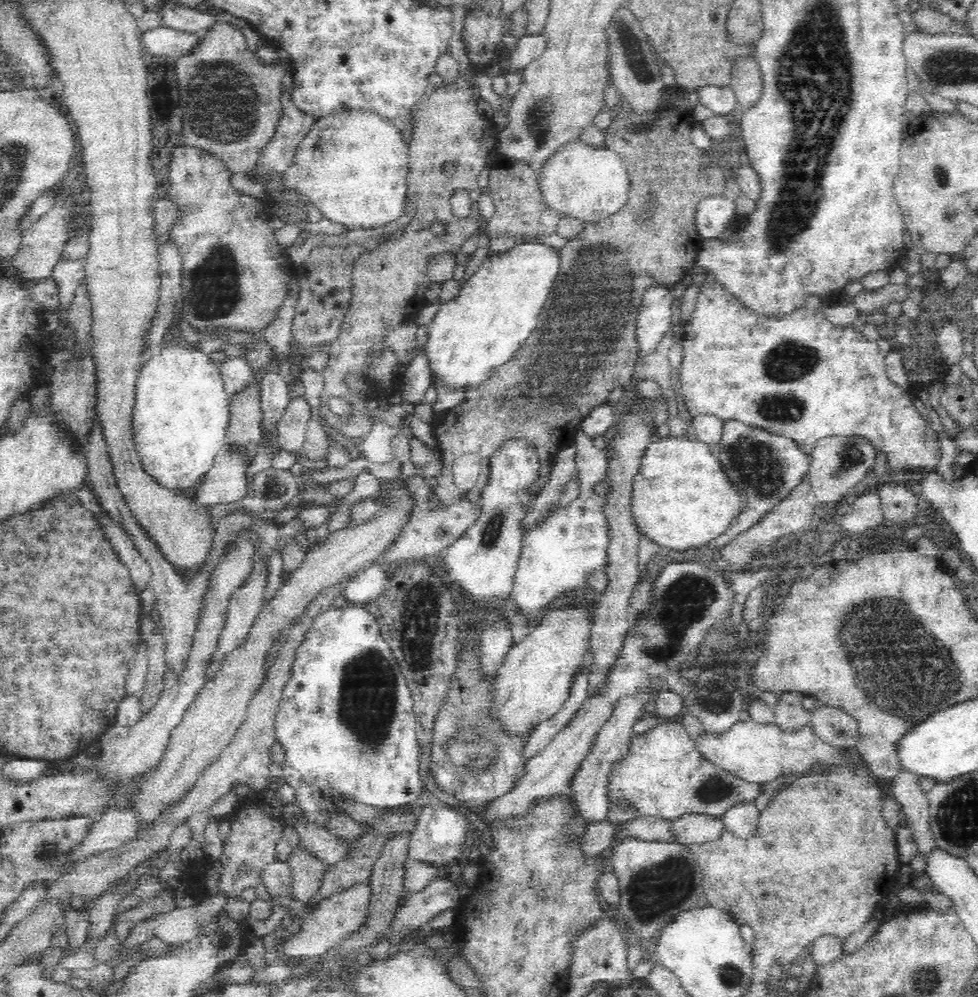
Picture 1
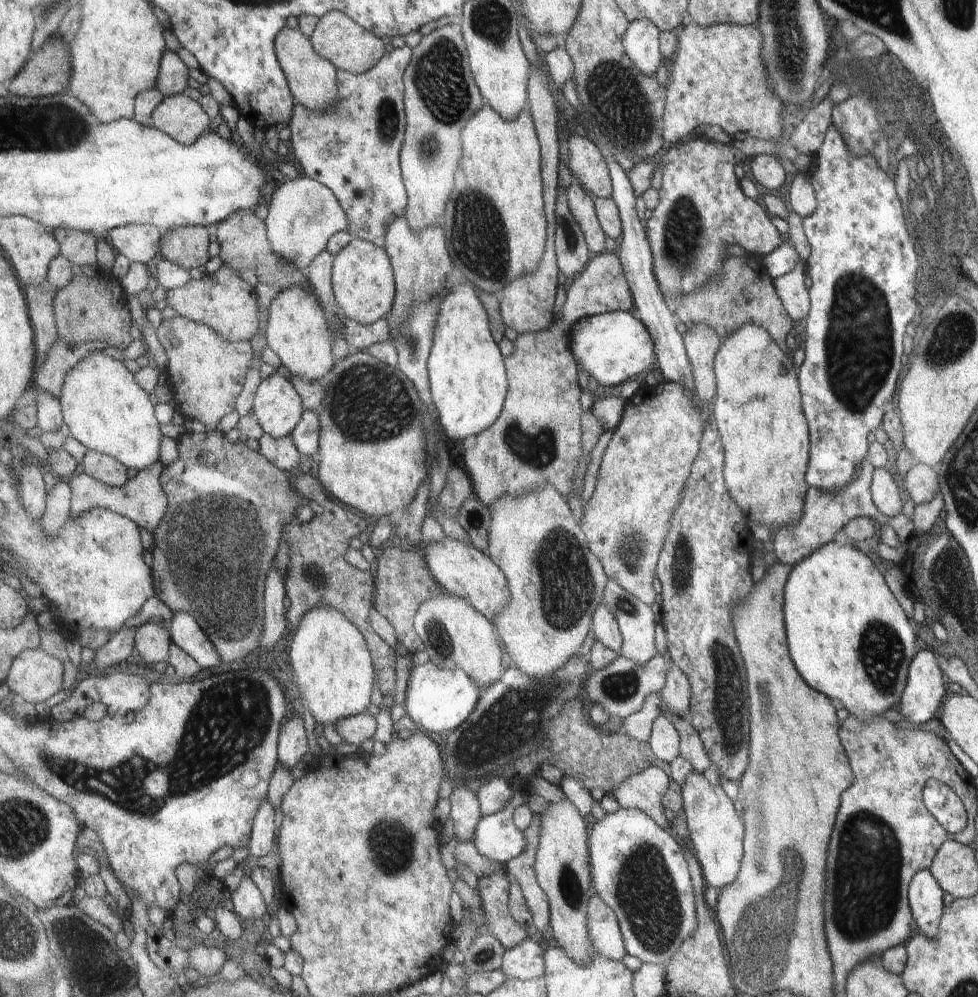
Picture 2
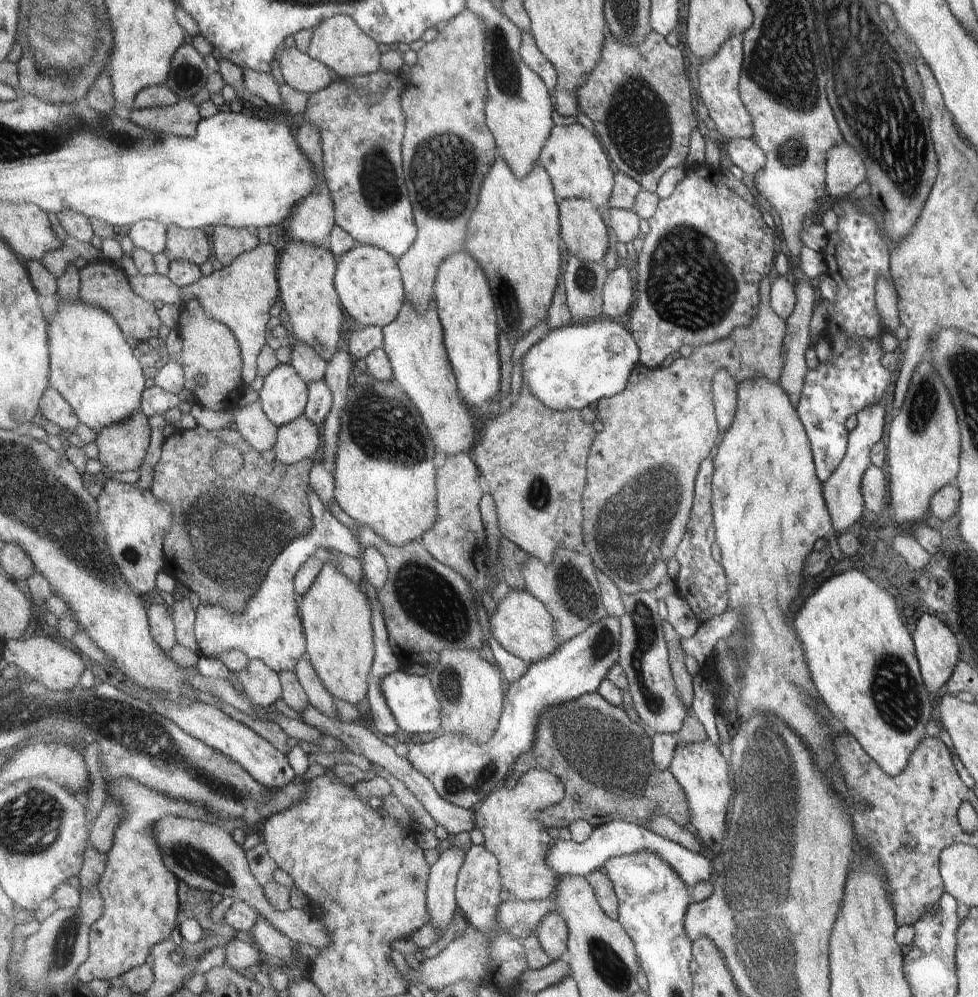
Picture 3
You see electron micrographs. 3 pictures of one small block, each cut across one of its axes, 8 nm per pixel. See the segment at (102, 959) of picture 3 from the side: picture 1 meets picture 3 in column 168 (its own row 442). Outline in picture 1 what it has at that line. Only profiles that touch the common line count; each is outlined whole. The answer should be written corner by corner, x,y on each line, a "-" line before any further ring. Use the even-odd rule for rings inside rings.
707,273
706,279
697,296
692,318
690,318
688,324
682,328
681,339
685,358
680,368
678,382
680,383
682,398
684,398
684,403
686,403
690,416
712,414
718,416
723,422
726,422
726,420
740,420
746,425
762,428
767,432
791,439
796,442
798,448
808,456
814,452
814,448
816,448
820,440
828,439
832,436
848,438
860,437
860,439
864,439
864,441
870,443
870,447
877,453
883,454
886,464
892,470
900,470
900,472
910,470
910,472
916,472
916,474
932,474
932,472
937,472
936,467
941,459
940,438
942,434
940,433
935,417
930,415
929,417
933,418
931,418
931,421
928,421
929,418
922,416
922,414
918,412
910,396
908,396
907,391
899,388
899,384
894,383
887,376
885,357
880,353
876,341
870,342
870,340
866,340
862,331
855,330
851,325
845,327
833,326
833,324
827,322
820,310
814,312
808,310
806,307
800,308
800,310
796,310
796,312
788,316
782,316
782,318
766,320
761,314
754,314
749,310
745,310
745,308
735,300
734,296
723,290
721,284
715,282
715,278

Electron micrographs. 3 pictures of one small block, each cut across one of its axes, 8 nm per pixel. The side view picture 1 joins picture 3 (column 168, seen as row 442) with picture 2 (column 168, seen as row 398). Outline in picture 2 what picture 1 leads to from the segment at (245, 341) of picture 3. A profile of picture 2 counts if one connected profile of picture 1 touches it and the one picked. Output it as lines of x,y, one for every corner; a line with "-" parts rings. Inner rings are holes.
222,266
201,280
191,280
182,288
168,290
166,298
176,315
207,324
228,342
250,341
259,330
261,306
256,288
249,286
241,274
231,268

